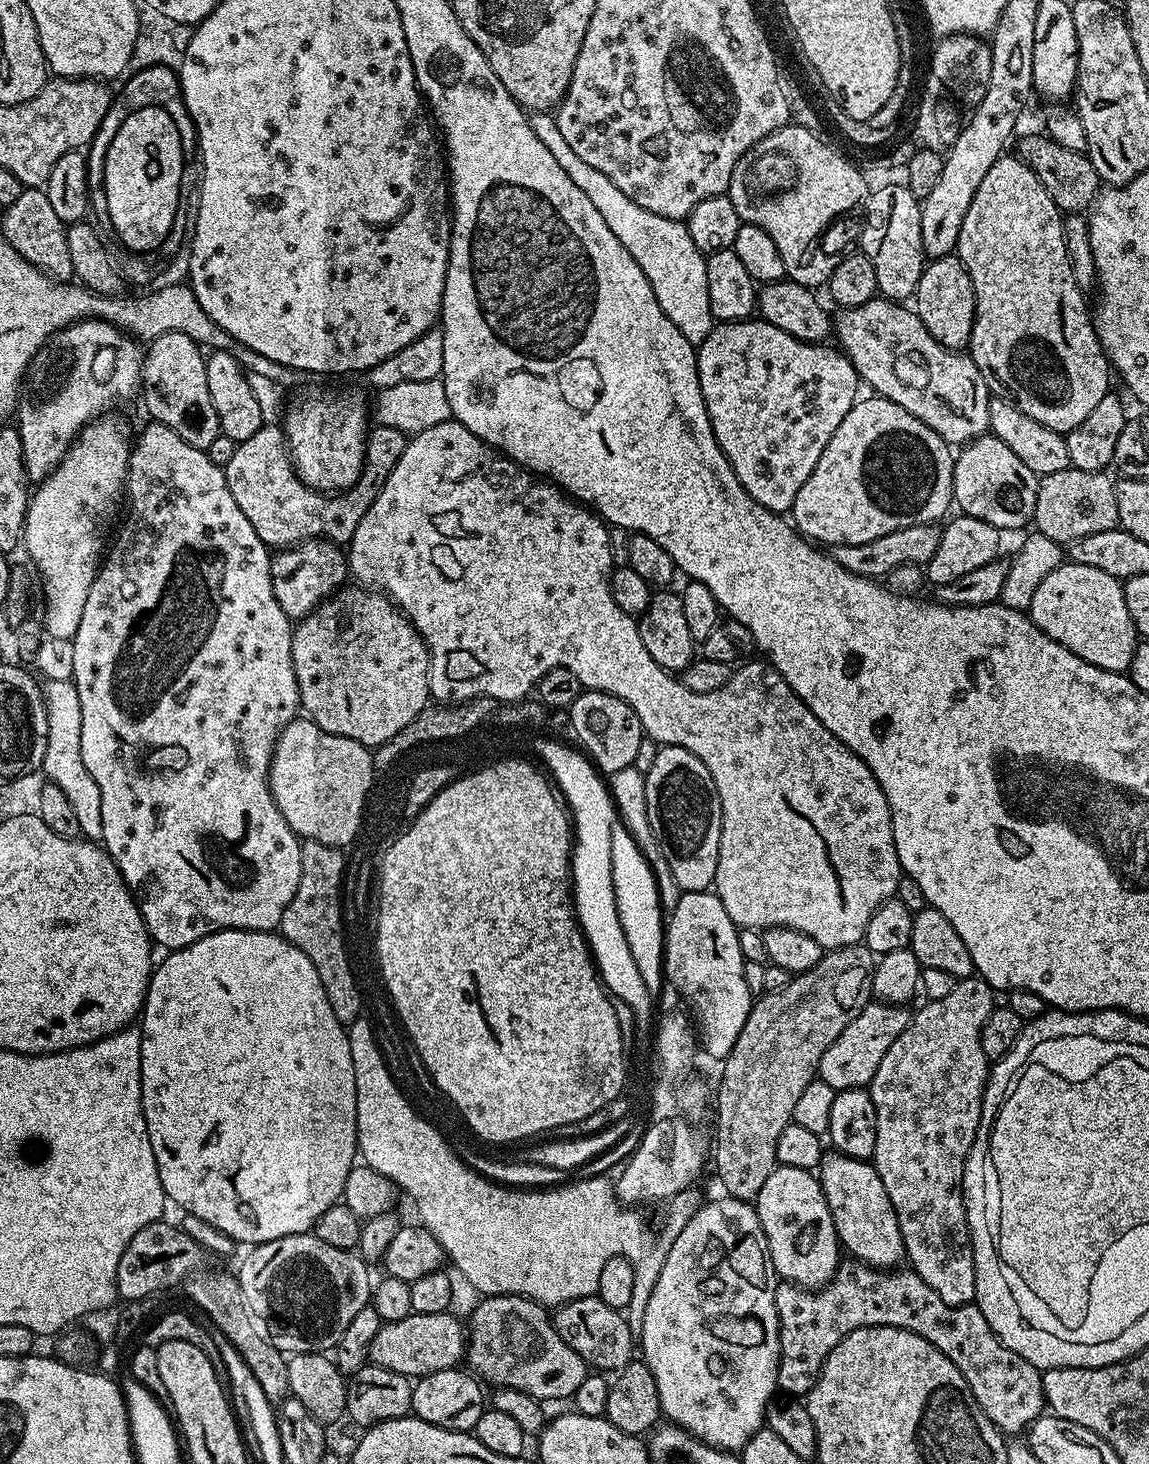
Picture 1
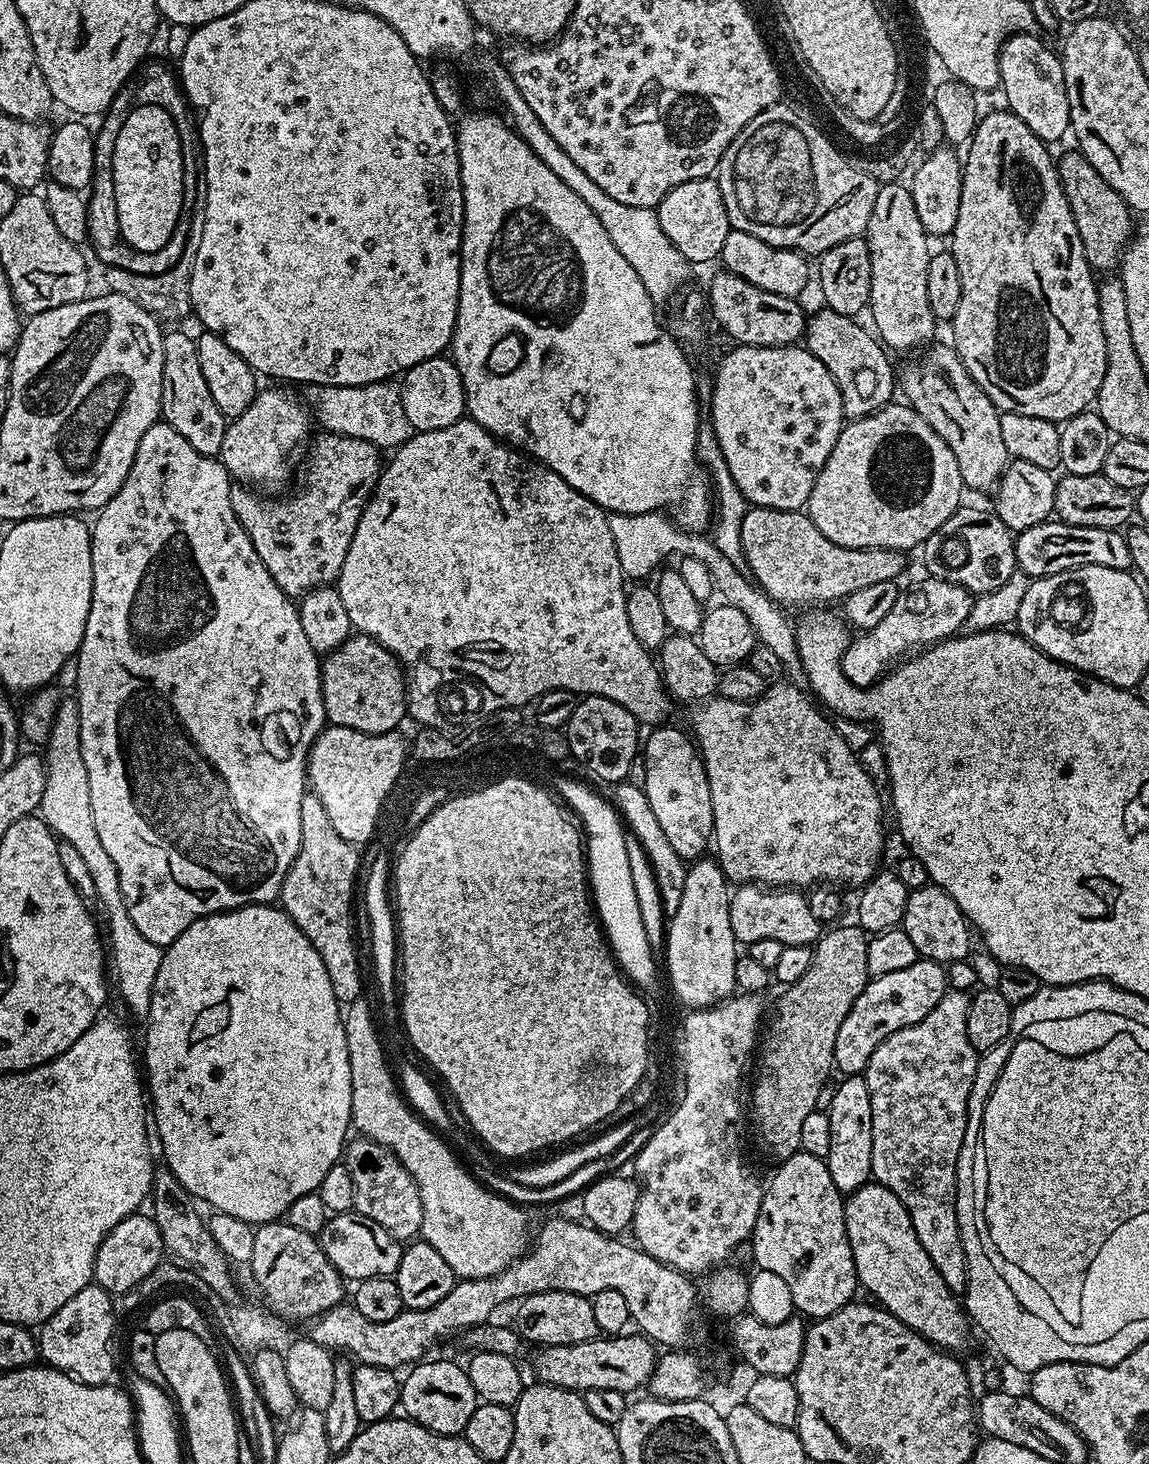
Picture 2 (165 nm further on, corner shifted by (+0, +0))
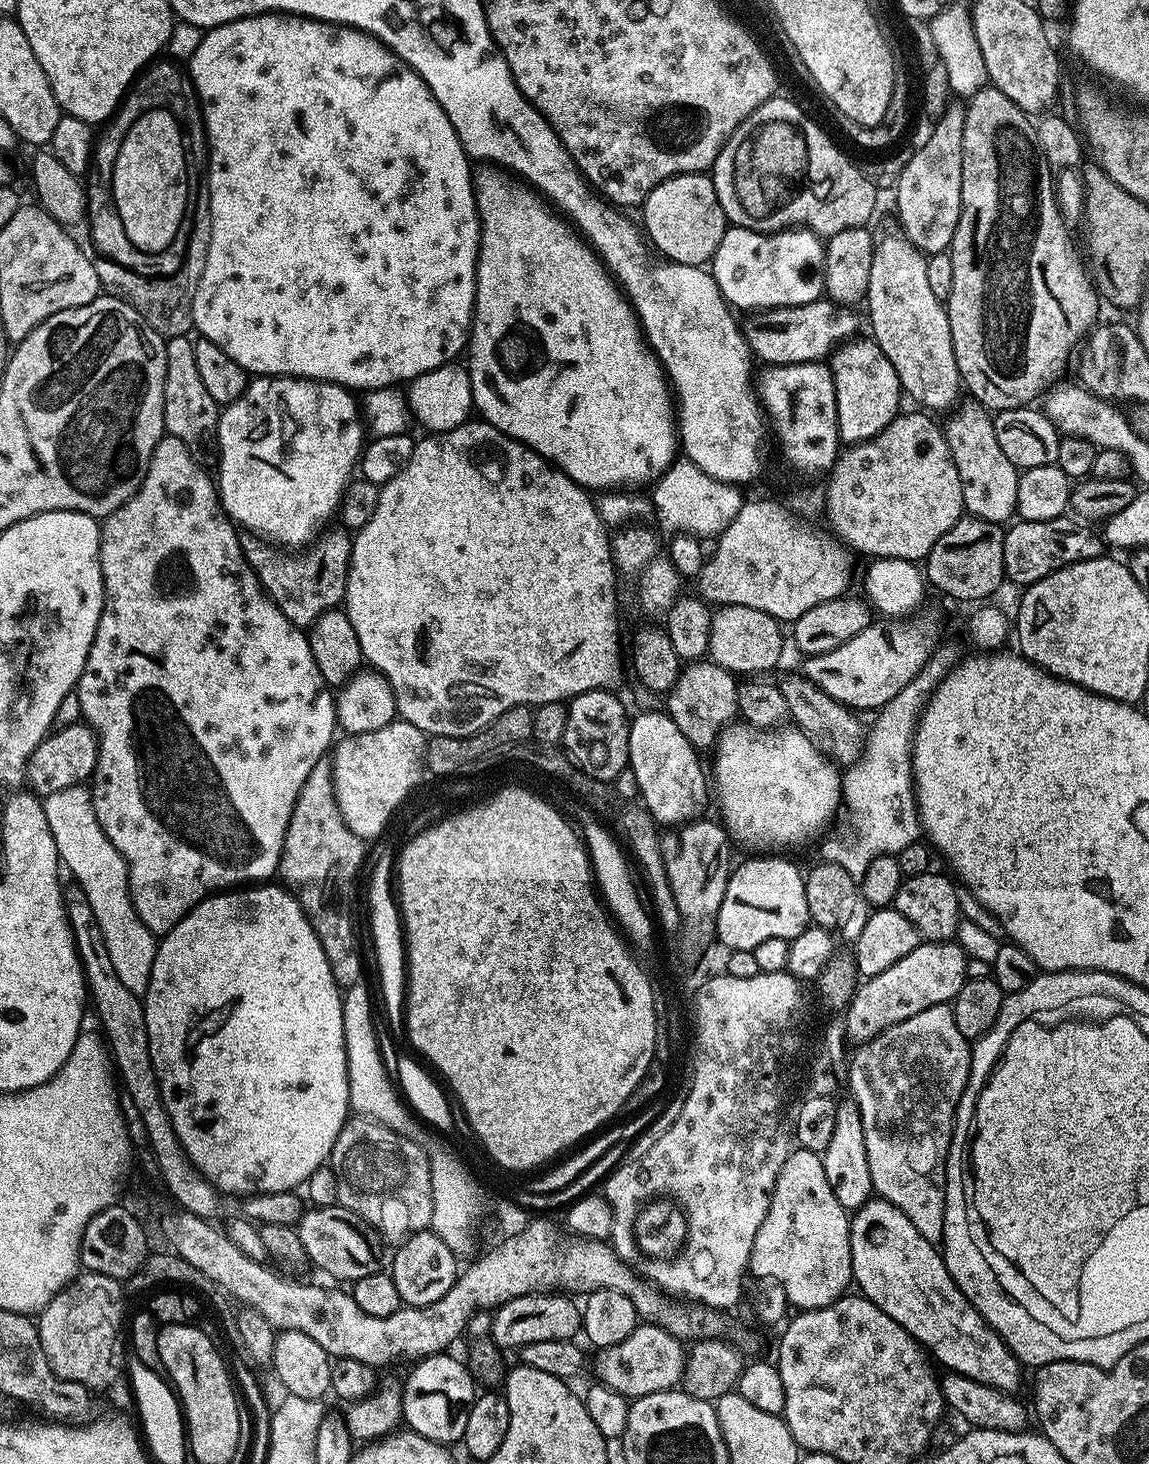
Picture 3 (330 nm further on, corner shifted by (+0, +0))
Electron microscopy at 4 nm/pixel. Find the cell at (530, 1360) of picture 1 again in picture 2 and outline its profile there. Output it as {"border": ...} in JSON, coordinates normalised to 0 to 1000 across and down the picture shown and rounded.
{"border":[[[533,911],[528,914],[502,918],[479,918],[471,920],[466,926],[466,942],[471,945],[486,947],[506,952],[513,949],[538,949],[550,952],[553,948],[560,949],[566,939],[569,939],[573,921],[560,911],[547,912]]]}

